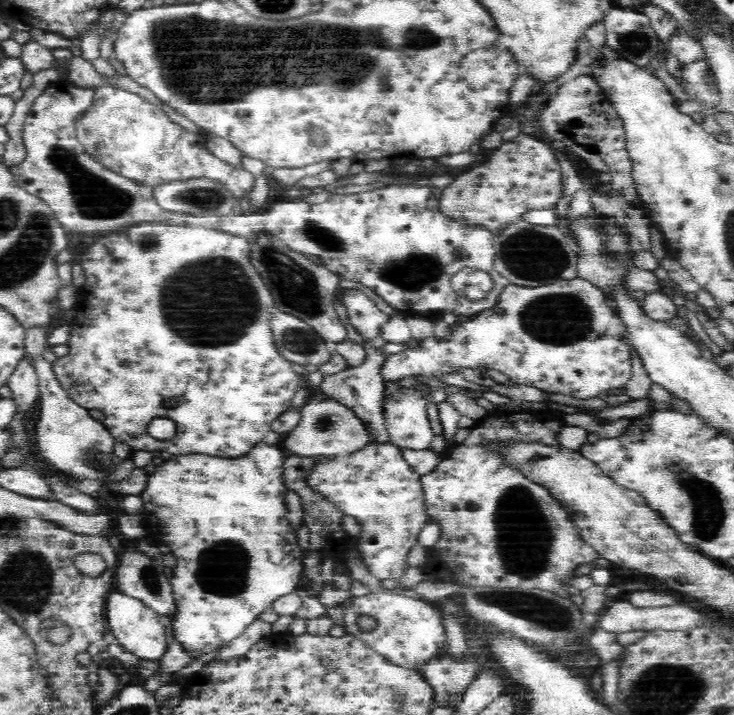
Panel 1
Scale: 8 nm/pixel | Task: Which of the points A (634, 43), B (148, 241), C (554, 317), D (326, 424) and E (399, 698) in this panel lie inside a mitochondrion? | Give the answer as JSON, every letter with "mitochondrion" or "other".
{"A":"mitochondrion","B":"mitochondrion","C":"mitochondrion","D":"mitochondrion","E":"mitochondrion"}

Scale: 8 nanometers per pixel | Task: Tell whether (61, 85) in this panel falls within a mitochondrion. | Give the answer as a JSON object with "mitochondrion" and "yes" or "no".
{"mitochondrion":"no"}

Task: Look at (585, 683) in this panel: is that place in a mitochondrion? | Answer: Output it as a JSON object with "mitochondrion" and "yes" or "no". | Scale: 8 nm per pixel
{"mitochondrion":"no"}

